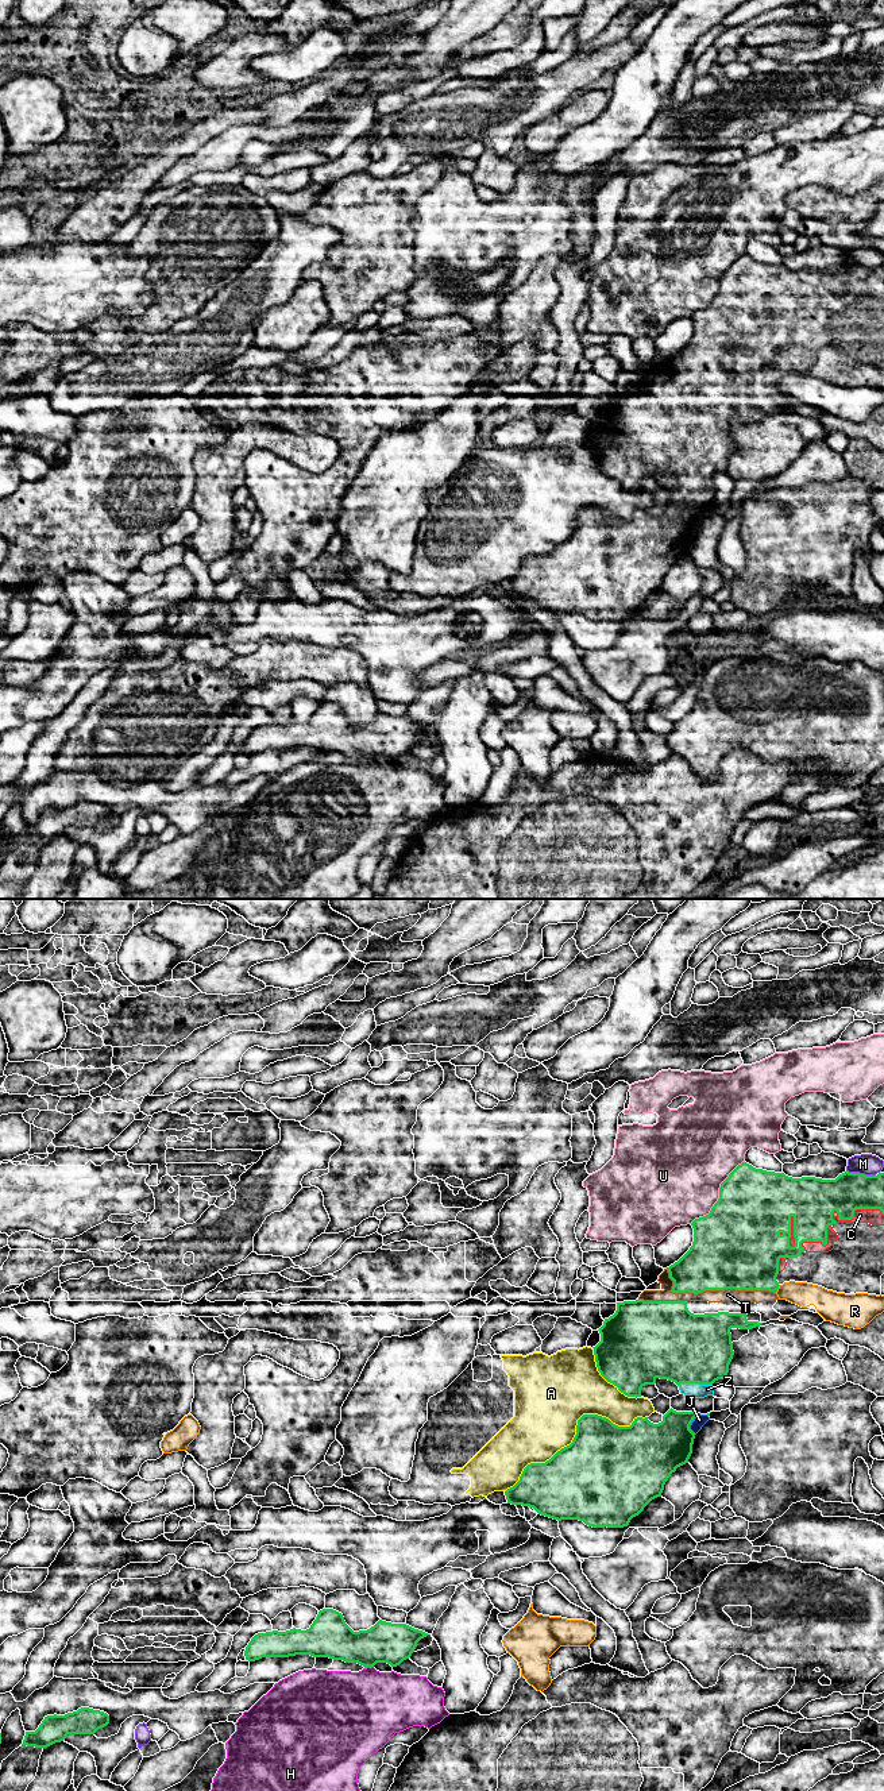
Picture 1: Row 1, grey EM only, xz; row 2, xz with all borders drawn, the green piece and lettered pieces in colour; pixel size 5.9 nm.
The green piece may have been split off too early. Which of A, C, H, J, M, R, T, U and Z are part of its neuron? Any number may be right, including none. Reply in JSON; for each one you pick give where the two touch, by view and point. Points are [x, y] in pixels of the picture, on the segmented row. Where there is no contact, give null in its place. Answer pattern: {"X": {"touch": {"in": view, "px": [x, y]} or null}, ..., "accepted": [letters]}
{"C": {"touch": {"in": "xz", "px": [856, 1208]}}, "T": {"touch": {"in": "xz", "px": [711, 1289]}}, "Z": {"touch": {"in": "xz", "px": [694, 1382]}}, "accepted": ["C", "T", "Z"]}

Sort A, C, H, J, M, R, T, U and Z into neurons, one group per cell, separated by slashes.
A / C T Z / H / J / M / R / U

